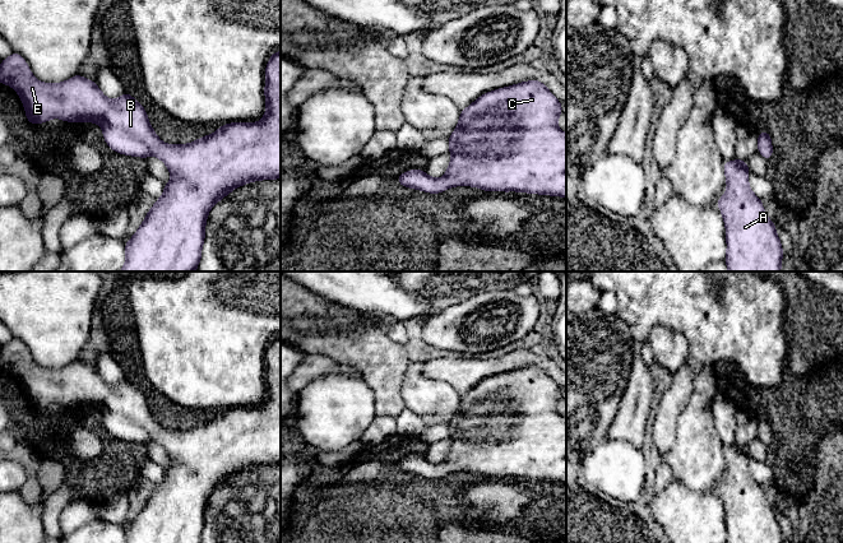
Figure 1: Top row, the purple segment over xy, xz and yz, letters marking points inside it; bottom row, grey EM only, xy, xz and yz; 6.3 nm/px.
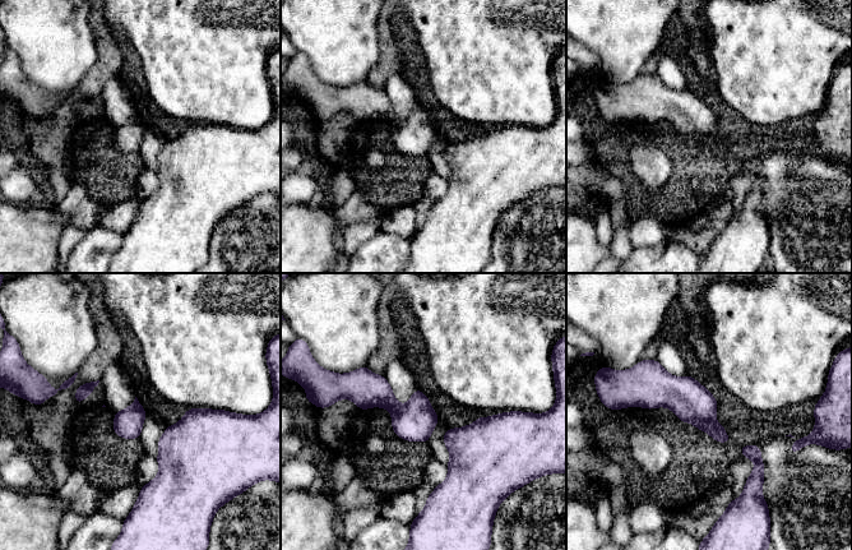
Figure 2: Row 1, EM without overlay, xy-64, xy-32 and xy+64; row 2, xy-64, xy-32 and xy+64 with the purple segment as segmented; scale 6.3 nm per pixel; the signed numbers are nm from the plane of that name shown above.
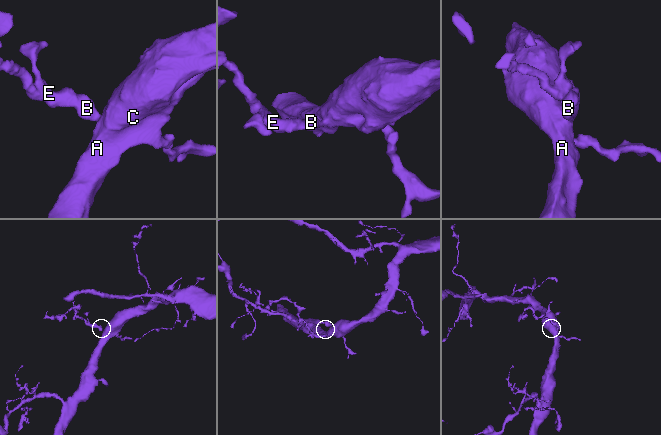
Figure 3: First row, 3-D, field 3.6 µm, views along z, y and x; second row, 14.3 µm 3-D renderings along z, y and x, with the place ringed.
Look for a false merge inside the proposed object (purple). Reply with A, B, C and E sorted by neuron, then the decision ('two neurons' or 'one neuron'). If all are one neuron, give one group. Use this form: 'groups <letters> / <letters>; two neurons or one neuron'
groups A B C E; one neuron

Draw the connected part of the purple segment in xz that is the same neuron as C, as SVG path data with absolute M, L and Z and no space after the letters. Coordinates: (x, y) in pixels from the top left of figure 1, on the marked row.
M528 80L483 93L462 110L458 125L449 140L451 161L445 175L430 177L426 171L409 170L398 177L398 184L429 194L444 192L454 186L473 186L483 191L518 191L566 198L566 134L557 126L562 112L559 99L538 80Z

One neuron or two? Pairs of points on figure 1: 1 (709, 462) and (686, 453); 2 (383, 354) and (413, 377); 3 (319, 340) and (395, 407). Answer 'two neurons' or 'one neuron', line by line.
1: one neuron
2: two neurons
3: one neuron

